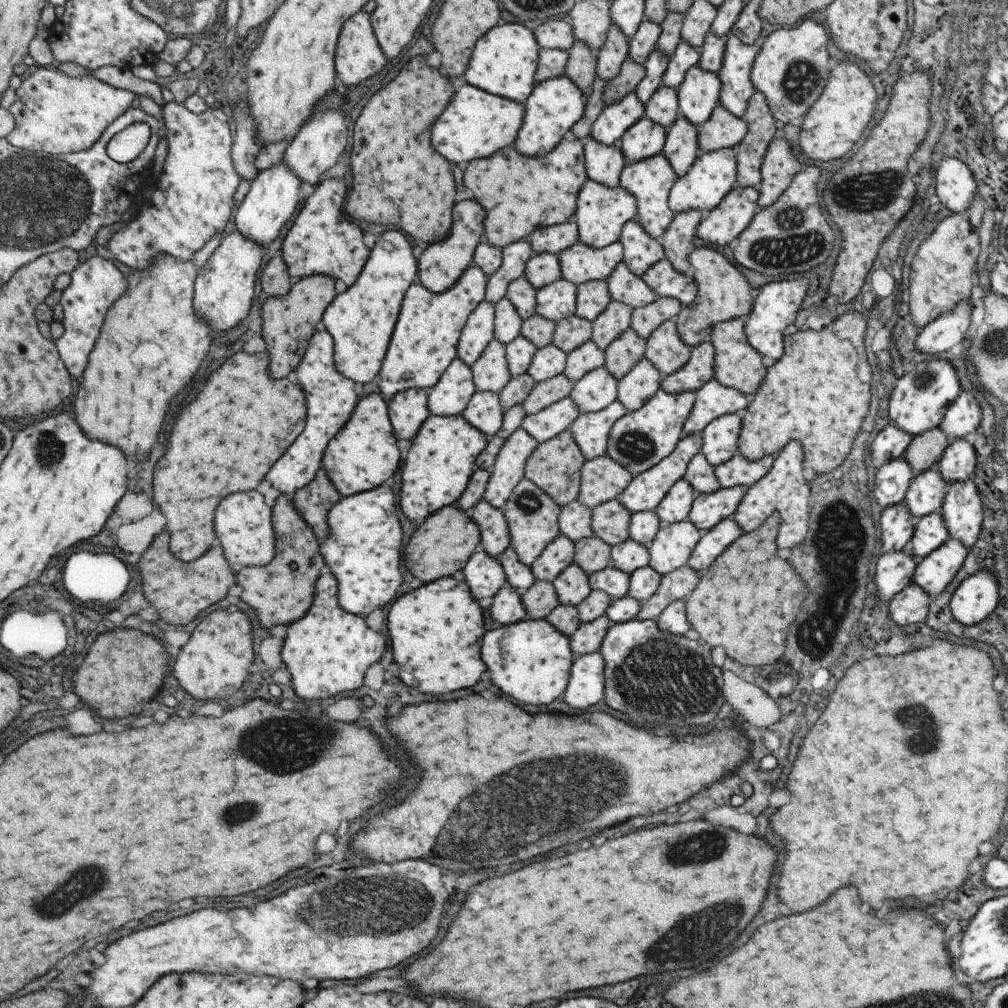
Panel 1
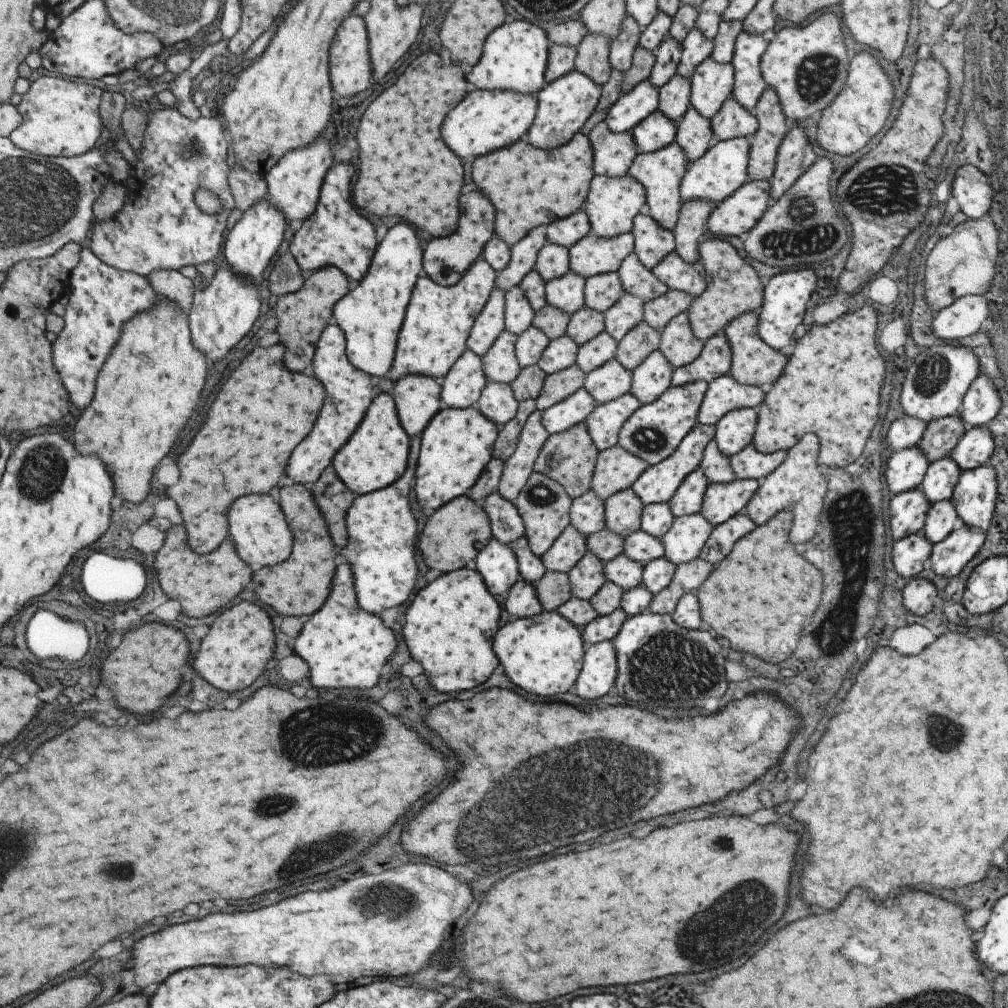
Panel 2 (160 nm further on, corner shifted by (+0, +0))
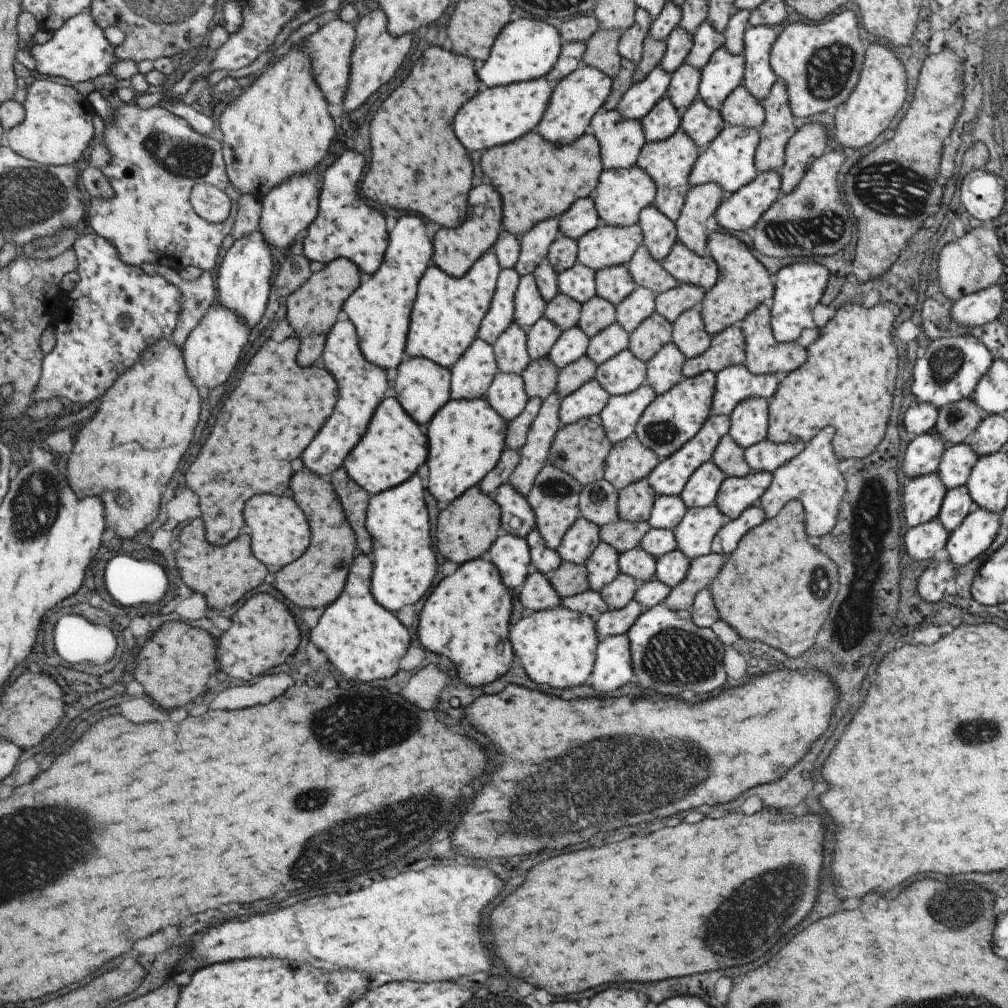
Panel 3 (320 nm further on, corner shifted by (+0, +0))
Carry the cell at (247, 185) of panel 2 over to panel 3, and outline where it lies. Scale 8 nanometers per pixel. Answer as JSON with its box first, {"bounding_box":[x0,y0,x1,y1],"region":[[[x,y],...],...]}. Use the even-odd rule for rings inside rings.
{"bounding_box":[233,195,262,240],"region":[[[235,195],[236,226],[233,229],[233,238],[239,240],[251,236],[260,230],[260,218],[262,215],[262,201],[253,195]]]}

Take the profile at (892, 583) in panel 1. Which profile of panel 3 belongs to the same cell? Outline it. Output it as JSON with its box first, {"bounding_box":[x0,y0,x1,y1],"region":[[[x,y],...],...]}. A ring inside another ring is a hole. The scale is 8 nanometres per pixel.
{"bounding_box":[903,518,950,560],"region":[[[935,518],[909,527],[905,532],[903,544],[905,544],[906,553],[913,560],[929,560],[937,550],[946,546],[949,535],[950,533],[947,533]]]}

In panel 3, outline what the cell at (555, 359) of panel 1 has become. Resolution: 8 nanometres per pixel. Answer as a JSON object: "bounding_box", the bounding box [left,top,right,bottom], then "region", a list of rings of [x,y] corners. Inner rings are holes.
{"bounding_box":[547,325,588,370],"region":[[[577,325],[562,331],[559,338],[553,343],[547,358],[559,370],[566,364],[577,360],[586,354],[588,336]]]}

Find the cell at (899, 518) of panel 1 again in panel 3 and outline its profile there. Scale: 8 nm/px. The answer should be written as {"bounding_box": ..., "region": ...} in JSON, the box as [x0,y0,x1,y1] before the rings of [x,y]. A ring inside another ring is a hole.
{"bounding_box":[901,471,946,527],"region":[[[933,471],[910,478],[901,491],[905,522],[907,526],[914,527],[936,518],[946,488]]]}

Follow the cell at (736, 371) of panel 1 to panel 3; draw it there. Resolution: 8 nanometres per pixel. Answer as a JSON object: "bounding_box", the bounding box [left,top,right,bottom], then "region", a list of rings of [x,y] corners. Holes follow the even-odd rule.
{"bounding_box":[738,302,805,375],"region":[[[768,302],[759,303],[738,324],[743,331],[746,347],[744,350],[743,366],[753,375],[764,375],[775,372],[789,372],[799,368],[805,362],[805,348],[799,346],[797,341],[780,343],[774,339],[770,327],[770,307]]]}

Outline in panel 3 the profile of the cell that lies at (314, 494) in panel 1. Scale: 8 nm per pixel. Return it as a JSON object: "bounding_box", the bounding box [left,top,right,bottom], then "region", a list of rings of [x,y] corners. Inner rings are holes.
{"bounding_box":[328,466,372,556],"region":[[[343,466],[333,471],[328,480],[332,484],[334,493],[344,508],[344,515],[347,517],[349,526],[356,536],[357,548],[361,550],[361,554],[369,556],[372,553],[372,538],[365,528],[364,520],[370,495],[364,488],[361,488],[361,485],[348,477]]]}

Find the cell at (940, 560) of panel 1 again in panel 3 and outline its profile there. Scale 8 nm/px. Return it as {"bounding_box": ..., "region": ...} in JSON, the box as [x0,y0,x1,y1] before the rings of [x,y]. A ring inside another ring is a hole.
{"bounding_box":[945,507,1001,567],"region":[[[975,507],[948,536],[945,546],[948,559],[960,567],[963,567],[973,559],[981,559],[981,555],[991,546],[997,534],[1001,515],[1001,512],[994,513],[981,507]]]}

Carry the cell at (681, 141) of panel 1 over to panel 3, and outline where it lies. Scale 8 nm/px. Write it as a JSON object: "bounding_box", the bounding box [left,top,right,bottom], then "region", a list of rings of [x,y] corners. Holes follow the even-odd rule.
{"bounding_box":[680,98,725,148],"region":[[[696,98],[686,109],[680,111],[680,130],[698,146],[705,148],[718,132],[725,127],[719,110],[709,108],[701,99]]]}

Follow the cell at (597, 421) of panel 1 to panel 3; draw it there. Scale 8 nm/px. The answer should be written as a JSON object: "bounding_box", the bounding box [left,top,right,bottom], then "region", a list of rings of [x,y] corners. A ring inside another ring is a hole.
{"bounding_box":[598,382,656,444],"region":[[[643,382],[635,390],[622,395],[611,395],[598,414],[611,444],[621,442],[634,434],[637,419],[656,397],[653,388]]]}

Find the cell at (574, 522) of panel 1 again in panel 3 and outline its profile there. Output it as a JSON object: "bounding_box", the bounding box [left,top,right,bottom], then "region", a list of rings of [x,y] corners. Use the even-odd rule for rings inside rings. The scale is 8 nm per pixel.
{"bounding_box":[579,478,618,528],"region":[[[603,478],[590,482],[579,493],[579,514],[601,528],[618,519],[617,499],[618,491],[610,482]]]}

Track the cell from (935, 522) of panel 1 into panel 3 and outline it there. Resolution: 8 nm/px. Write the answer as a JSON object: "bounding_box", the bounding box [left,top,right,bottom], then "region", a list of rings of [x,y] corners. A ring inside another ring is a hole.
{"bounding_box":[937,485,975,533],"region":[[[965,485],[945,491],[937,520],[947,533],[952,533],[961,521],[975,508]]]}

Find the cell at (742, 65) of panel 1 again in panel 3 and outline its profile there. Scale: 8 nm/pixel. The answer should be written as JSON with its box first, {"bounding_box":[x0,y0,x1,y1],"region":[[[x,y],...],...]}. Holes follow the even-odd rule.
{"bounding_box":[742,25,777,102],"region":[[[767,25],[749,26],[743,33],[742,84],[760,102],[777,79],[768,61],[769,51],[776,38],[775,30]]]}

